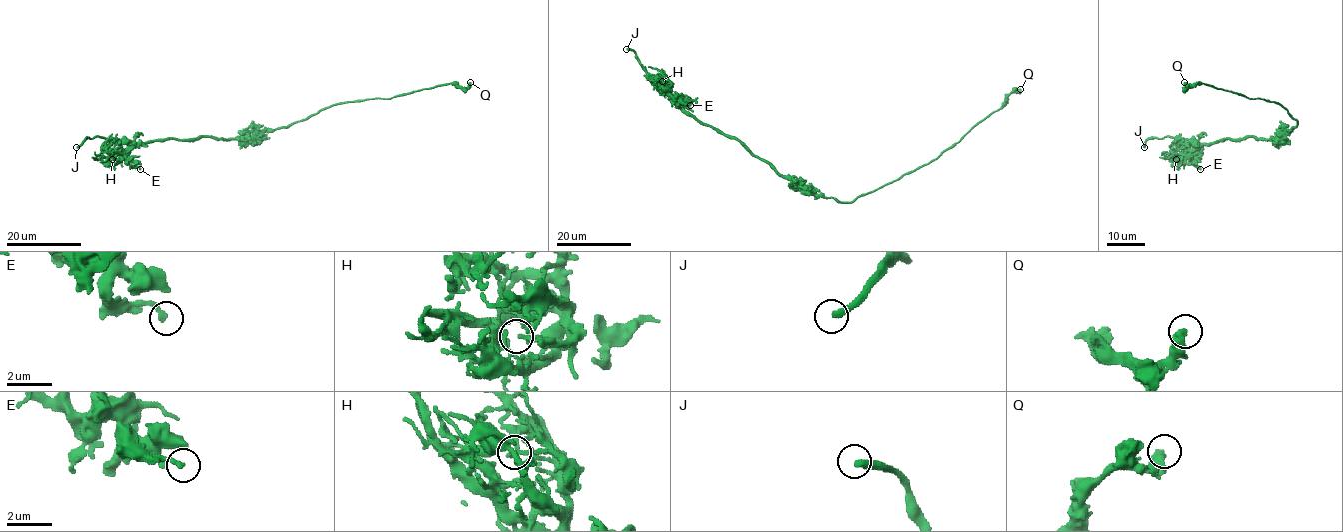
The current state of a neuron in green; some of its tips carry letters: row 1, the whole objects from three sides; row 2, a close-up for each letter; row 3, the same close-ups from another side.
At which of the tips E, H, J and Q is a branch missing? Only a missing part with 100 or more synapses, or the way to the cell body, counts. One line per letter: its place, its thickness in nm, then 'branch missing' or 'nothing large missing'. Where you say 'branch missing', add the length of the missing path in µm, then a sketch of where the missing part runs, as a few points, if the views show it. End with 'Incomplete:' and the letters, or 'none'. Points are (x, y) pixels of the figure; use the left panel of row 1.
E: (140, 169) | 220 nm | nothing large missing
H: (112, 159) | 150 nm | nothing large missing
J: (76, 147) | 320 nm | branch missing | 45 µm | (76, 147), (59, 155), (46, 156), (40, 162), (29, 163), (22, 170), (11, 171)
Q: (470, 82) | 320 nm | nothing large missing
Incomplete: J

